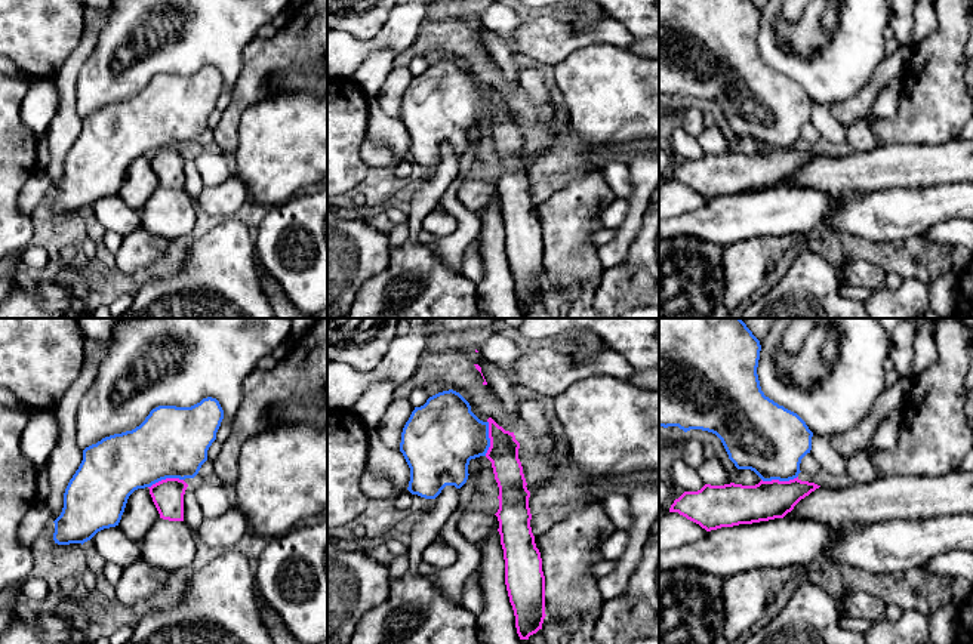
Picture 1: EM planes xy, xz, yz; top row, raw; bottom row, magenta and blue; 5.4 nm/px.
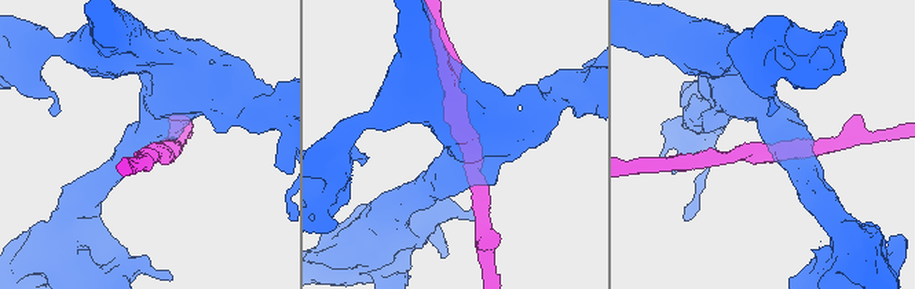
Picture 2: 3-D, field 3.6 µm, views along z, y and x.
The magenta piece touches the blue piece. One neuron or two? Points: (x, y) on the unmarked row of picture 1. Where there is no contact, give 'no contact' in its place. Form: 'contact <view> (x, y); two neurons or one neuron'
contact yz (778, 148); one neuron

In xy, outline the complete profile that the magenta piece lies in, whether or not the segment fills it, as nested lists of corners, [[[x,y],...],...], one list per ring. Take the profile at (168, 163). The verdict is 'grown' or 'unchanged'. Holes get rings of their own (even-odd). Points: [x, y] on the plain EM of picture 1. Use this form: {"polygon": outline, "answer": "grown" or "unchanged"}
{"polygon": [[[166,147],[148,155],[160,187],[184,189],[184,163],[187,155],[188,152],[179,147]]], "answer": "unchanged"}

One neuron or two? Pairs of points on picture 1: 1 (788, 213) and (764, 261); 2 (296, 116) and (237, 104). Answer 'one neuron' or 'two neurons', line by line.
1: two neurons
2: two neurons

